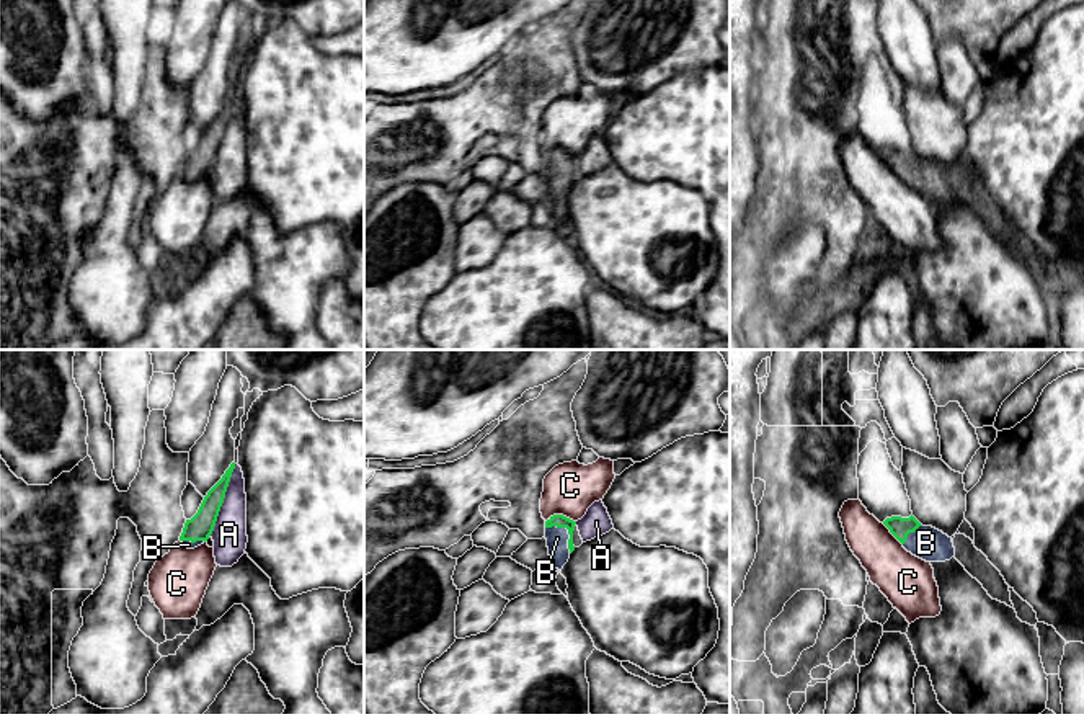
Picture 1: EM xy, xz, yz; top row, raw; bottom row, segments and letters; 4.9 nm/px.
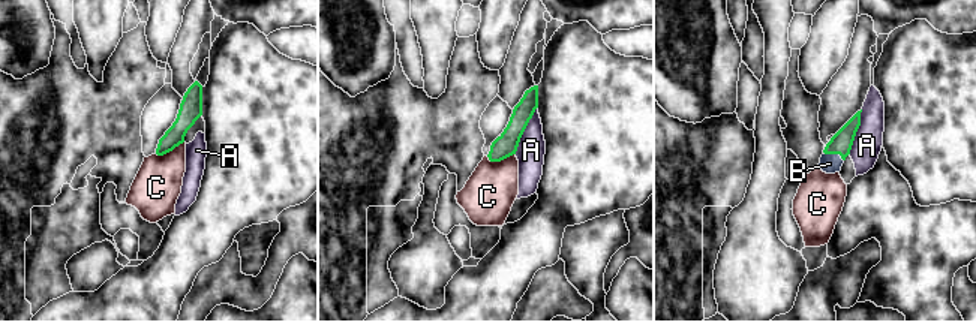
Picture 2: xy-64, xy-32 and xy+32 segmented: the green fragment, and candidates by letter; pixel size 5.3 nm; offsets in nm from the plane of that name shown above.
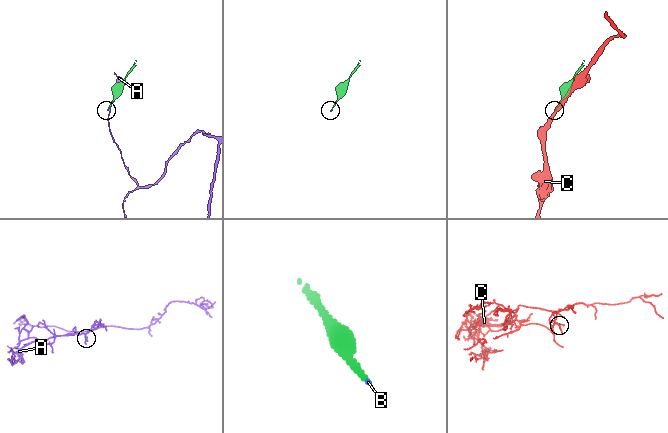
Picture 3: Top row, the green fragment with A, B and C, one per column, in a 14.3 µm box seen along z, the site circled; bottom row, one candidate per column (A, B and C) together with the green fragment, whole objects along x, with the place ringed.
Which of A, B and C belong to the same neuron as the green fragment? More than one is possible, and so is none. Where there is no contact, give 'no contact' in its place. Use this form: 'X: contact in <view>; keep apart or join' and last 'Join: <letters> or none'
A: contact in xy; keep apart
B: contact in xz; join
C: contact in xz; keep apart
Join: B

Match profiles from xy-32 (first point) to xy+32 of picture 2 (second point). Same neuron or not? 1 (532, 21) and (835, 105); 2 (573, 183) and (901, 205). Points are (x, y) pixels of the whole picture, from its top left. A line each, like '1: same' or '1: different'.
1: same
2: different

